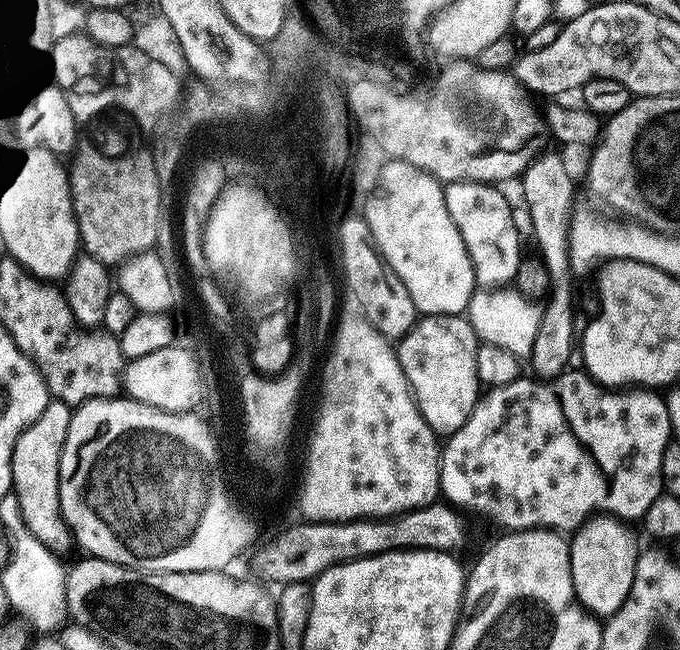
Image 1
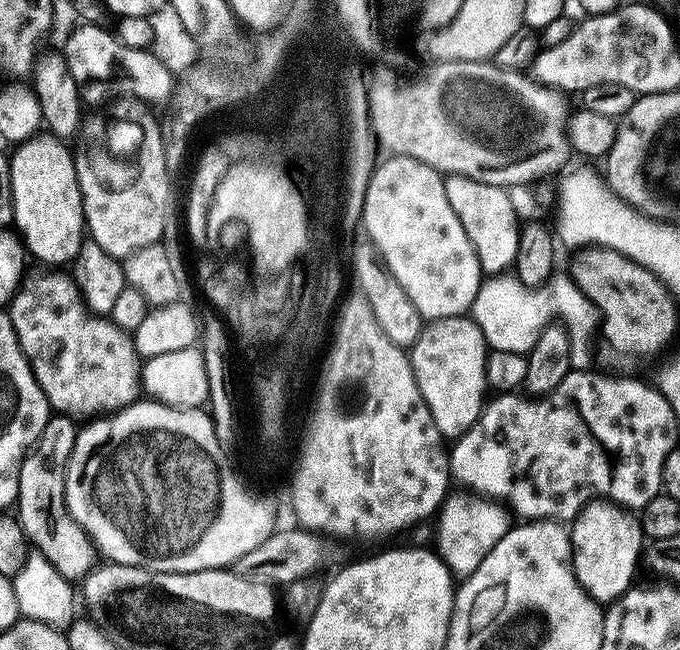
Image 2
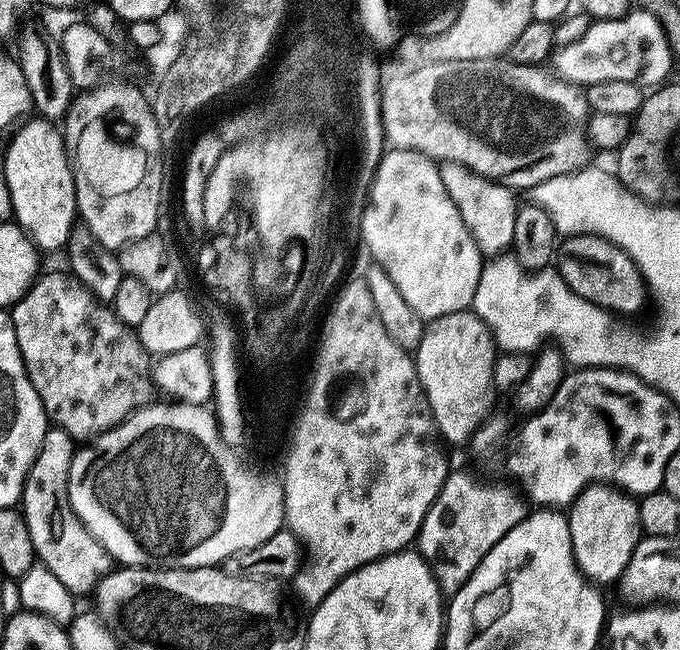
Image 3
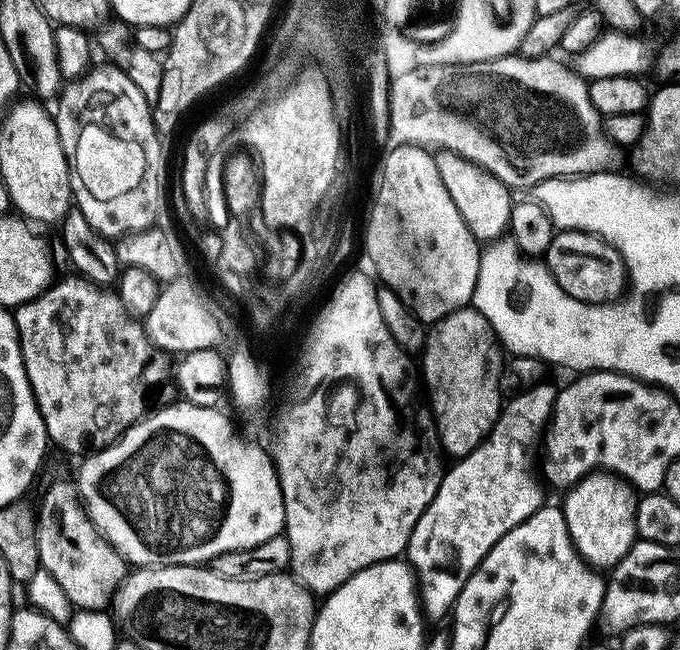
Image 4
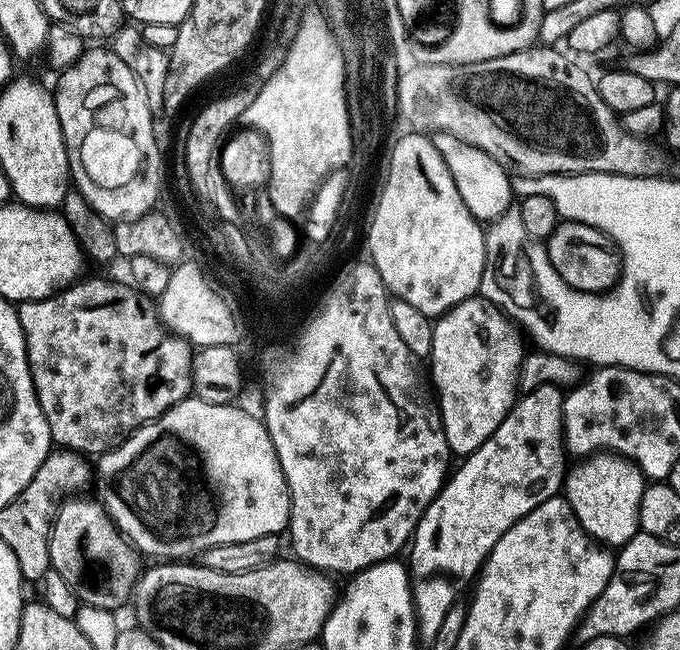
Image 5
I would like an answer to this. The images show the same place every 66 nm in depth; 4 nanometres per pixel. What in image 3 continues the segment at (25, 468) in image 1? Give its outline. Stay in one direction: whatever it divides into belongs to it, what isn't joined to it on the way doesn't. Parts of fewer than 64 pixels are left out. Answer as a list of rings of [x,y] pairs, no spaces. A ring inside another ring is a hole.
[[[49,427],[40,453],[24,479],[22,511],[37,561],[58,578],[73,594],[95,589],[113,571],[114,561],[108,551],[90,534],[68,502],[68,471],[72,465],[74,444],[59,428]]]

